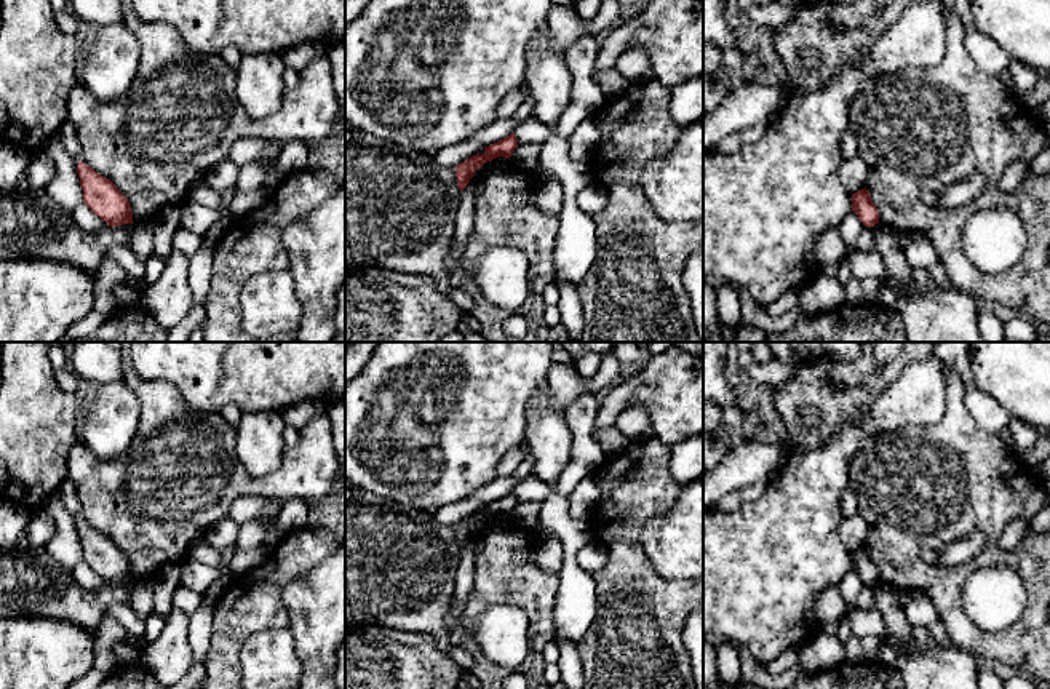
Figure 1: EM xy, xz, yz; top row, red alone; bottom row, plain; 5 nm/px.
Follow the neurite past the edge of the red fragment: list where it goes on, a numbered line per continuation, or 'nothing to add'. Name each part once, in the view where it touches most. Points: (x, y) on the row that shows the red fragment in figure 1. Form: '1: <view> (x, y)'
nothing to add

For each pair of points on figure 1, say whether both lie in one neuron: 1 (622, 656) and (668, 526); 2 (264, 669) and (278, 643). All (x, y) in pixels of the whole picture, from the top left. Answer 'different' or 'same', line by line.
1: different
2: same

